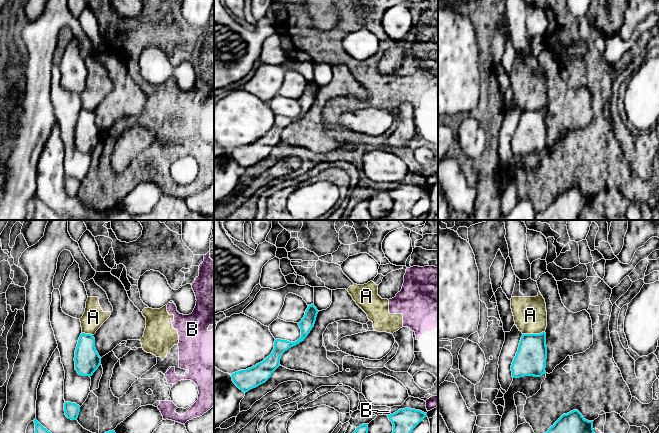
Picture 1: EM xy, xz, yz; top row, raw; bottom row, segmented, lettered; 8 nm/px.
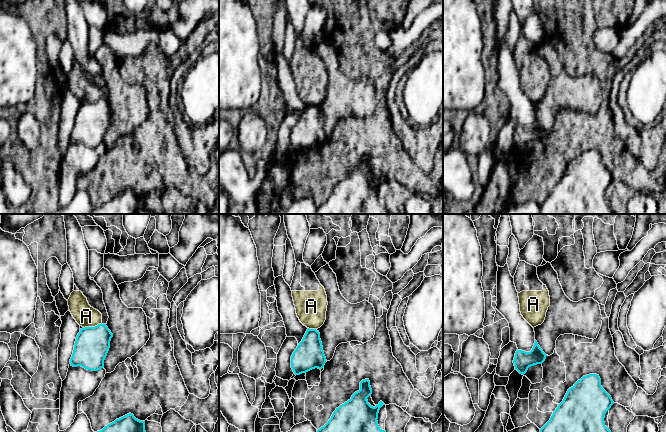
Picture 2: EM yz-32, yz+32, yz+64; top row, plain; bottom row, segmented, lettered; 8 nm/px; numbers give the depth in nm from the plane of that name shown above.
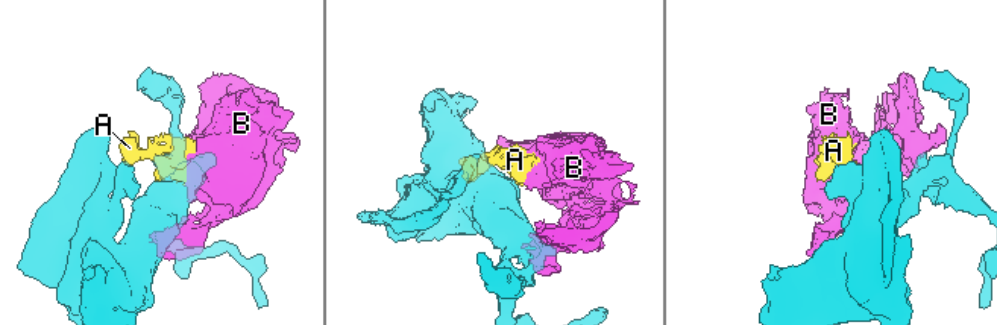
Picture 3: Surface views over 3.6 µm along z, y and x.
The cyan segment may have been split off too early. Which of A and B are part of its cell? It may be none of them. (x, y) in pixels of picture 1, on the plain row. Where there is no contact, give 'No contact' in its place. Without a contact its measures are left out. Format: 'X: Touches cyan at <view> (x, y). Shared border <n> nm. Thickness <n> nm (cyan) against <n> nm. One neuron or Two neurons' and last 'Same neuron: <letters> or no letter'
A: Touches cyan at yz (533, 110). Shared border 170 nm. Thickness 260 nm (cyan) against 260 nm. Two neurons
B: Touches cyan at xz (388, 191). Shared border 40 nm. Thickness 190 nm (cyan) against 50 nm. Two neurons
Same neuron: no letter

